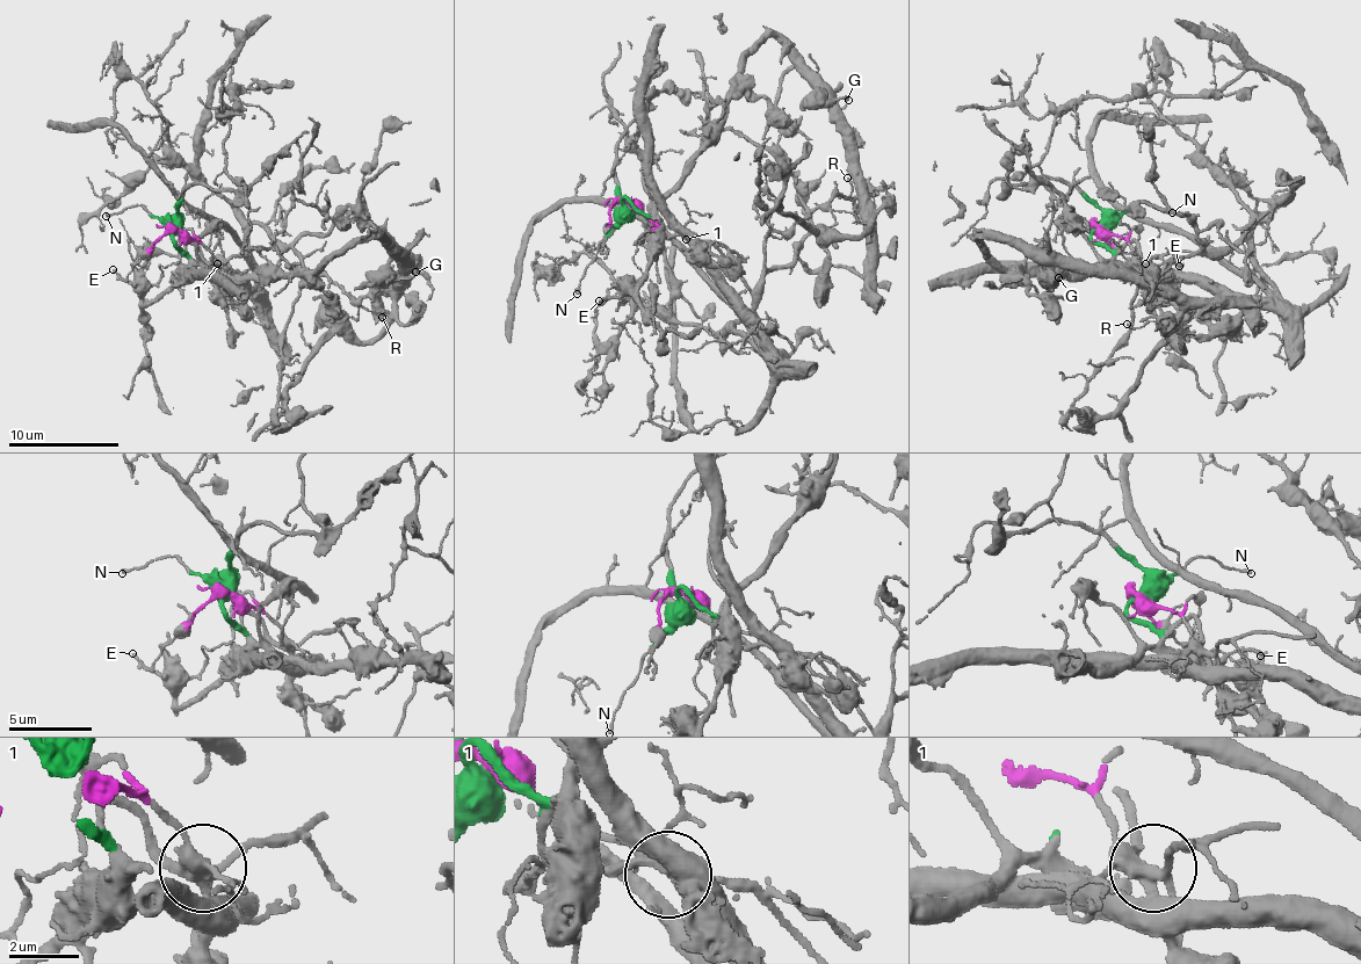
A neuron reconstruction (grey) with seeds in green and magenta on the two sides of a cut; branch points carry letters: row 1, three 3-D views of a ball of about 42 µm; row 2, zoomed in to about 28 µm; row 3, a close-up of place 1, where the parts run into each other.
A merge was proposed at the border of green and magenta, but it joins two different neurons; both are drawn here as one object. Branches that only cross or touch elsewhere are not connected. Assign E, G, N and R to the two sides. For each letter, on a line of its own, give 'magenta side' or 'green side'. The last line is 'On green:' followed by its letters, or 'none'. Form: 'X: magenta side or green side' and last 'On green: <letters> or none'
E: green side
G: green side
N: green side
R: magenta side
On green: E, G, N

